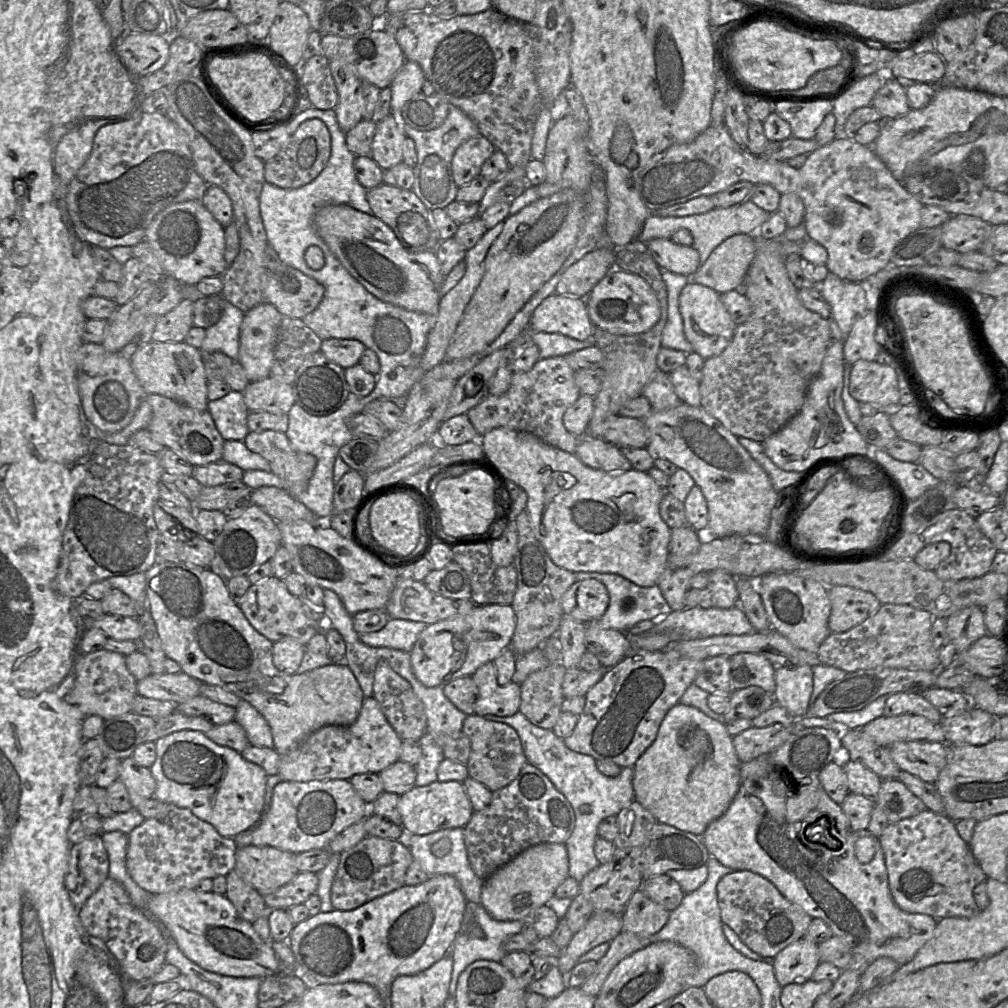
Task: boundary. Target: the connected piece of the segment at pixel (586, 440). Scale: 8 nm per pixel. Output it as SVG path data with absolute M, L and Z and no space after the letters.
M587 433L579 438L575 455L588 467L608 473L632 469L631 463L618 446Z

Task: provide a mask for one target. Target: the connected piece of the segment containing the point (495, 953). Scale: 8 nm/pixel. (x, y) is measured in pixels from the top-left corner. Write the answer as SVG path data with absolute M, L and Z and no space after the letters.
M475 905L474 917L480 927L483 929L485 934L484 938L478 939L469 936L467 933L460 932L453 944L450 947L450 953L453 959L452 976L449 985L449 995L455 998L456 988L460 974L473 962L477 960L489 960L500 962L505 956L506 951L504 950L505 940L521 932L522 921L498 921L490 916L490 914L481 905Z

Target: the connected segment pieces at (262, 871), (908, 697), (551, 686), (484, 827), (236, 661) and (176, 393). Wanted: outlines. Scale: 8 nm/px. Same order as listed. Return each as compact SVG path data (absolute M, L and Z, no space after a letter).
M255 845L237 849L235 870L262 895L279 889L299 873L296 854L271 846Z
M898 692L889 694L883 715L893 717L902 714L920 715L933 723L941 723L943 718L941 713L920 693Z
M552 663L531 673L521 684L519 711L534 725L552 730L562 714L562 683L567 669Z
M526 762L511 783L492 792L489 806L474 812L464 827L471 868L480 879L485 880L530 846L565 844L574 826L575 813L570 802L544 773Z
M157 561L145 575L148 605L165 655L176 661L189 676L202 683L220 686L249 702L269 724L274 749L280 756L295 750L307 736L323 726L349 726L356 721L364 695L344 659L343 662L333 662L301 674L284 673L273 664L273 642L249 623L231 598L227 580L209 568L200 568L182 561Z
M154 342L139 346L130 359L132 369L147 394L157 394L197 410L207 410L208 381L202 352L186 342Z

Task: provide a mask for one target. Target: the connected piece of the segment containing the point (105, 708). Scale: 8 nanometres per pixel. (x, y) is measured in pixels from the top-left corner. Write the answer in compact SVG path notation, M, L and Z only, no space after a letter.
M101 649L83 654L76 666L76 678L70 692L73 704L86 716L97 715L105 721L132 712L137 697L137 680L129 672L125 656Z

